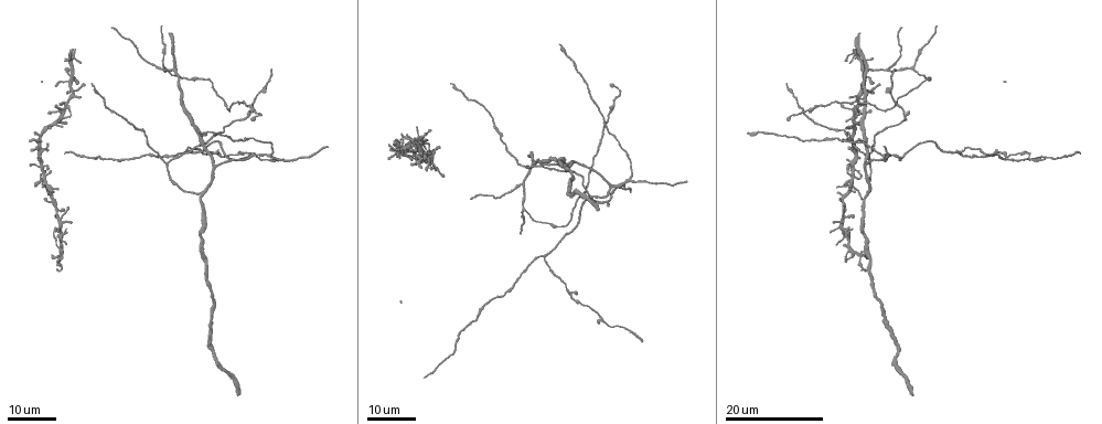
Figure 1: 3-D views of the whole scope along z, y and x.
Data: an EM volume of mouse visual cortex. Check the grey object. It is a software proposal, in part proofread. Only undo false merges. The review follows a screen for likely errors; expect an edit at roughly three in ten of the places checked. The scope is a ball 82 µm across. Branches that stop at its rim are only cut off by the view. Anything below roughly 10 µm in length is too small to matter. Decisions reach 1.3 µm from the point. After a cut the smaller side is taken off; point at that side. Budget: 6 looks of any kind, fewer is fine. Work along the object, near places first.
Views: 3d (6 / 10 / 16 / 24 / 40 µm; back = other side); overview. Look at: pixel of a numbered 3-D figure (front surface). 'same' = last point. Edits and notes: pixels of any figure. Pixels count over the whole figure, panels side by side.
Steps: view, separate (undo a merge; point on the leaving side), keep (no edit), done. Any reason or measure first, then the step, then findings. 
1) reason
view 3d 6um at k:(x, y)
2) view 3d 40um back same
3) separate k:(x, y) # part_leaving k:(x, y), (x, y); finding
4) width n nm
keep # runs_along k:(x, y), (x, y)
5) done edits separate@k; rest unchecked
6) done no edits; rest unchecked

a fork
view 3d 24um at 1:(886, 71)

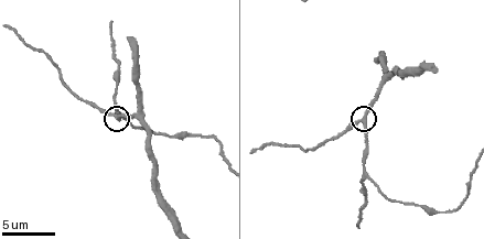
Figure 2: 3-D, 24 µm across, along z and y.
view 3d 6um at 2:(361, 120)

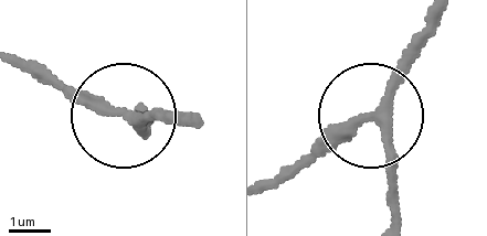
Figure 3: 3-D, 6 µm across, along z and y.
width 260 nm
keep # runs_along 3:(444, 11), (394, 95), (363, 124), (320, 137), (282, 175); continuous, no second cell

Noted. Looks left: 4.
arms part here
view 3d 24um at 1:(199, 197)

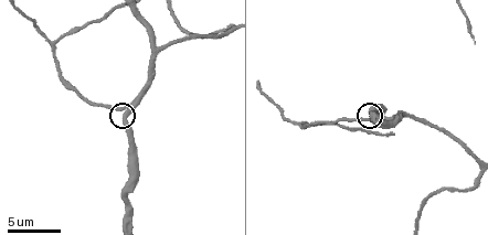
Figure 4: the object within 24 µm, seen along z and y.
zoom in
view 3d 6um at 4:(129, 115)

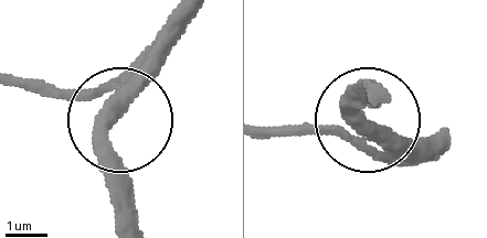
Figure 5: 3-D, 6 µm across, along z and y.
keep # runs_along 5:(295, 130), (356, 127), (366, 98); one cell here

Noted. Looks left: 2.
three-way junction
view 3d 24um at 1:(608, 188)

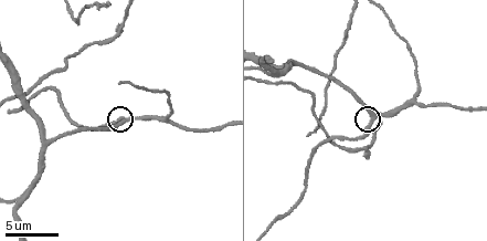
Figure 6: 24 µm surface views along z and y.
view 3d 10um at 6:(373, 119)

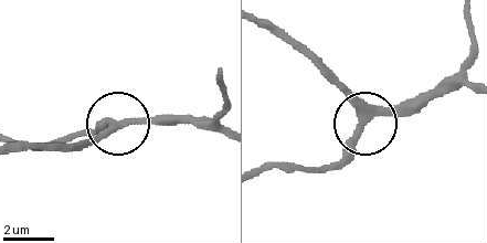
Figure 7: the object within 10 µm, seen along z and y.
side_arm 40 um
keep # continuous, no second cell

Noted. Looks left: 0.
done no edits; rest unchecked

